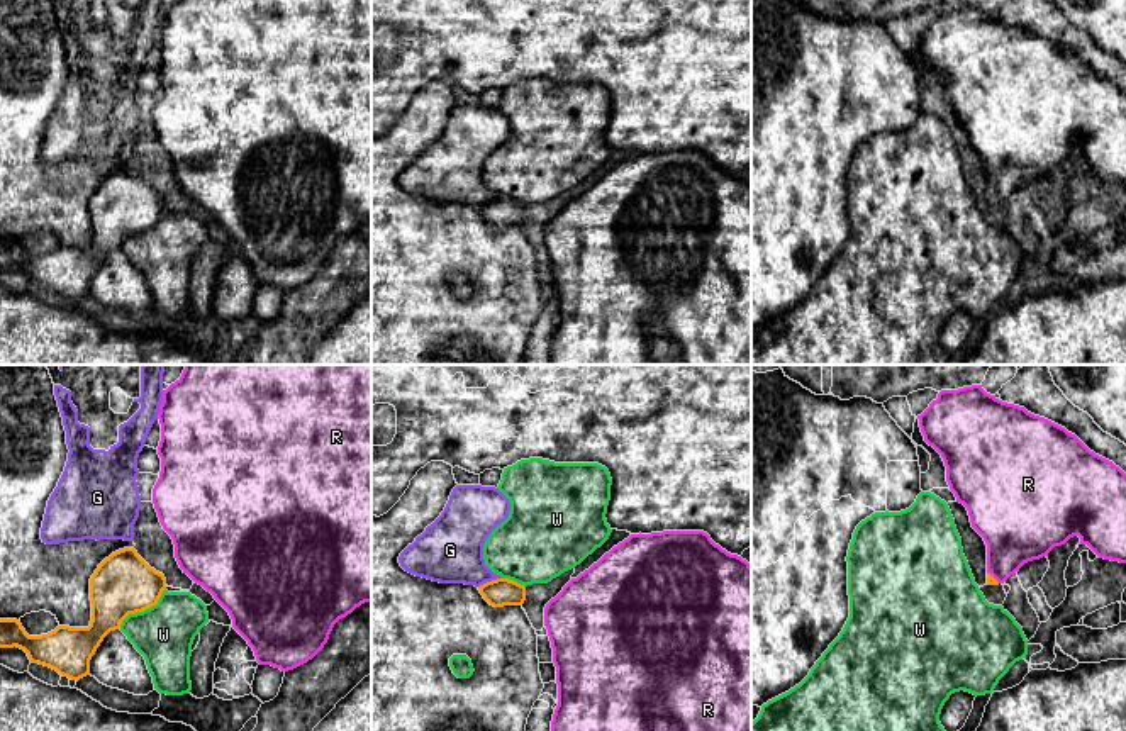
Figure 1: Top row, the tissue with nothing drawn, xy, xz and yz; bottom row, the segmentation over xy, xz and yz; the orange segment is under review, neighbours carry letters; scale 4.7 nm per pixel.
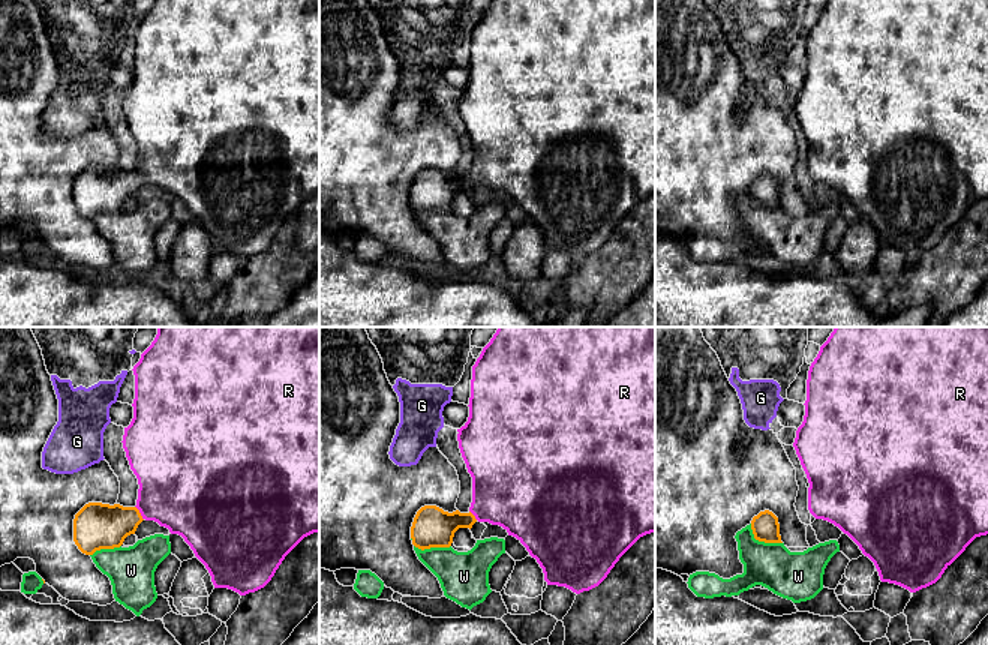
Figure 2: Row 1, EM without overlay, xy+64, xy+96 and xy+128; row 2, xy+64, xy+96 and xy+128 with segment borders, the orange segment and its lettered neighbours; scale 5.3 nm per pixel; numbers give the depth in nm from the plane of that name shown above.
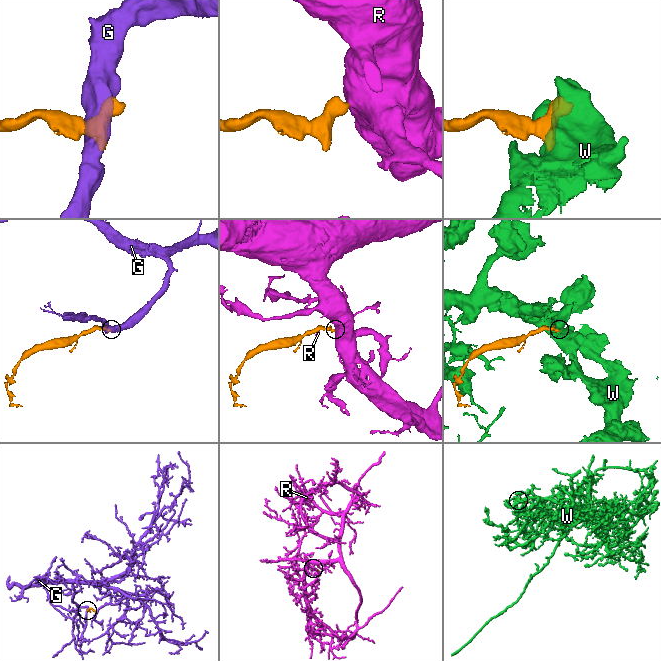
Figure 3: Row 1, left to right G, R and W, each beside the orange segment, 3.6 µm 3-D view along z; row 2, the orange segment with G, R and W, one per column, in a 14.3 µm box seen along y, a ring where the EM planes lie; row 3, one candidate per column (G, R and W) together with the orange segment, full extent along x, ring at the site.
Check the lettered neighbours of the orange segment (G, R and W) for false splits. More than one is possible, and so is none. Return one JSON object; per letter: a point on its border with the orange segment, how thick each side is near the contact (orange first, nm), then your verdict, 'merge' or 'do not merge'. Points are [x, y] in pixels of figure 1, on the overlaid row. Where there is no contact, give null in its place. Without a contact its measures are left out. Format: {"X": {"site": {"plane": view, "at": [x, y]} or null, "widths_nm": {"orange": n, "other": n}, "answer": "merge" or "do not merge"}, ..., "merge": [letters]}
{"G": {"site": {"plane": "xz", "at": [489, 582]}, "widths_nm": {"orange": 130, "other": 300}, "answer": "do not merge"}, "R": {"site": {"plane": "yz", "at": [992, 577]}, "widths_nm": {"orange": 50, "other": 300}, "answer": "merge"}, "W": {"site": {"plane": "xy", "at": [143, 609]}, "widths_nm": {"orange": 300, "other": 280}, "answer": "do not merge"}, "merge": ["R"]}

